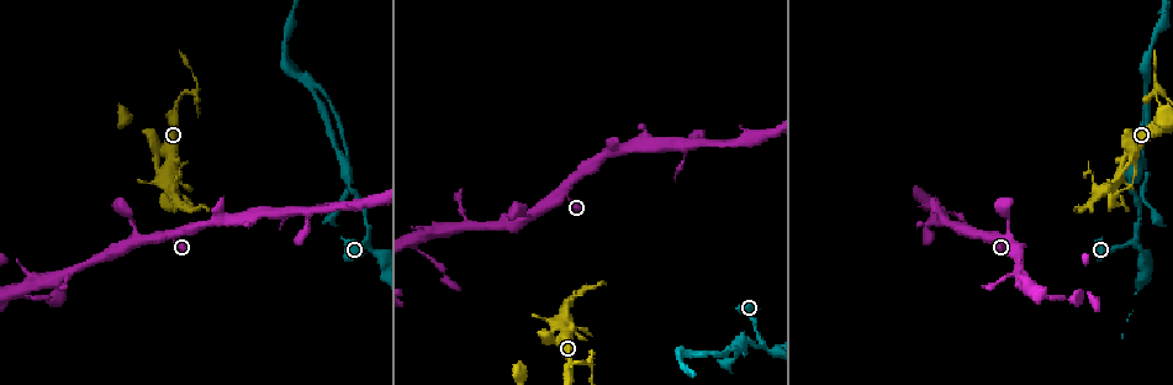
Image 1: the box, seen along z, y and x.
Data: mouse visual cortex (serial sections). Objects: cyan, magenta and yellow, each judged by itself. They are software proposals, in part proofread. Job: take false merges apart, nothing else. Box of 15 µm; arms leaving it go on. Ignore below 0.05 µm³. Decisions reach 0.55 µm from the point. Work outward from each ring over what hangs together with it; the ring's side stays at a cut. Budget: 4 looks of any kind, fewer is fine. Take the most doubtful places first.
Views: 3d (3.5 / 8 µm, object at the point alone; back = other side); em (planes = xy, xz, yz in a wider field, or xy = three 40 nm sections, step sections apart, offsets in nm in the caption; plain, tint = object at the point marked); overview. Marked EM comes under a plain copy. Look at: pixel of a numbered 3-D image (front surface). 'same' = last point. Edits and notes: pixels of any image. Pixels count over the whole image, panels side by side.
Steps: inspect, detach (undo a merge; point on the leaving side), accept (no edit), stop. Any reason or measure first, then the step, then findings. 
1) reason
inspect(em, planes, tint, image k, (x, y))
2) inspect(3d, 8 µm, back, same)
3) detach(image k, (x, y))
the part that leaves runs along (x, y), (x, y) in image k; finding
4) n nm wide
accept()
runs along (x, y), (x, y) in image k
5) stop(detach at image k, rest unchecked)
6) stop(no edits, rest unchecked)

inspect(3d, 3.5 µm, image 1, (346, 170))

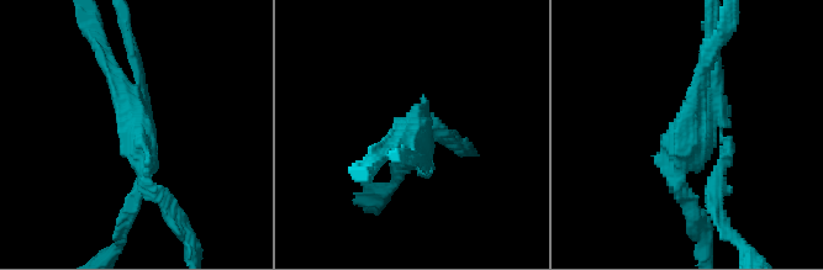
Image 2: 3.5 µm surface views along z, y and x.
now the EM
inspect(em, xy, step 5, tint, image 2, (412, 129))

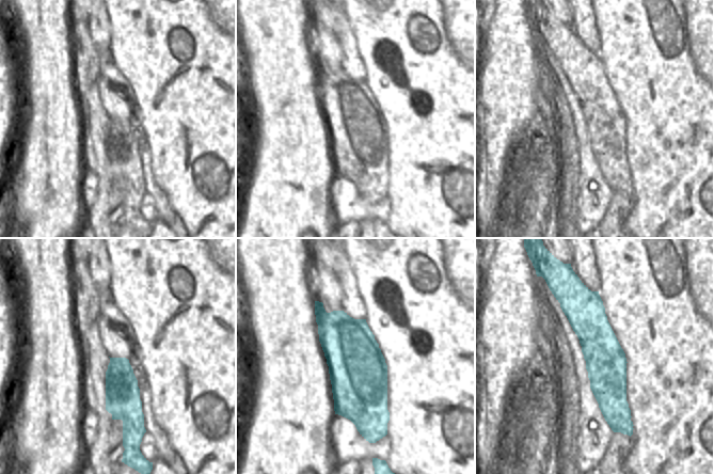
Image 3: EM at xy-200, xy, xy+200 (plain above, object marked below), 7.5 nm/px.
accept()
all the same cell

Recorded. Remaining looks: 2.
branch point
inspect(3d, 3.5 µm, image 1, (1108, 190))

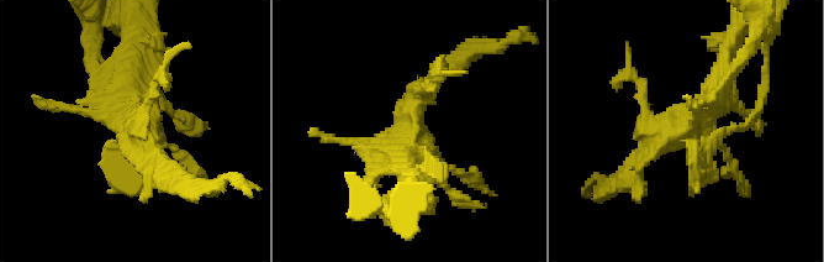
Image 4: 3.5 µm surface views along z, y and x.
now the EM
inspect(em, planes, tint, image 4, (415, 131))

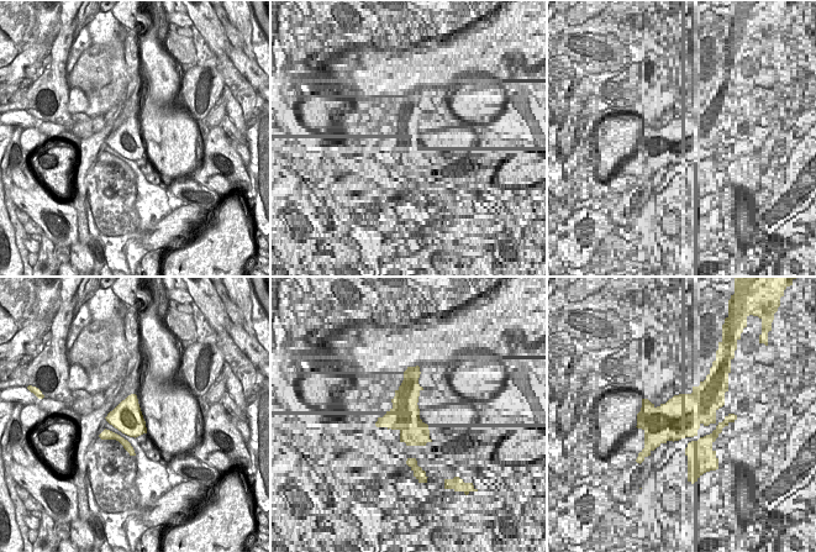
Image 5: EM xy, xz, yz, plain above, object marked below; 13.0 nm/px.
accept()
runs along (724, 61), (706, 110), (627, 171) in image 4; one cell here

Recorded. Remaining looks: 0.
stop(no edits, rest unchecked)

